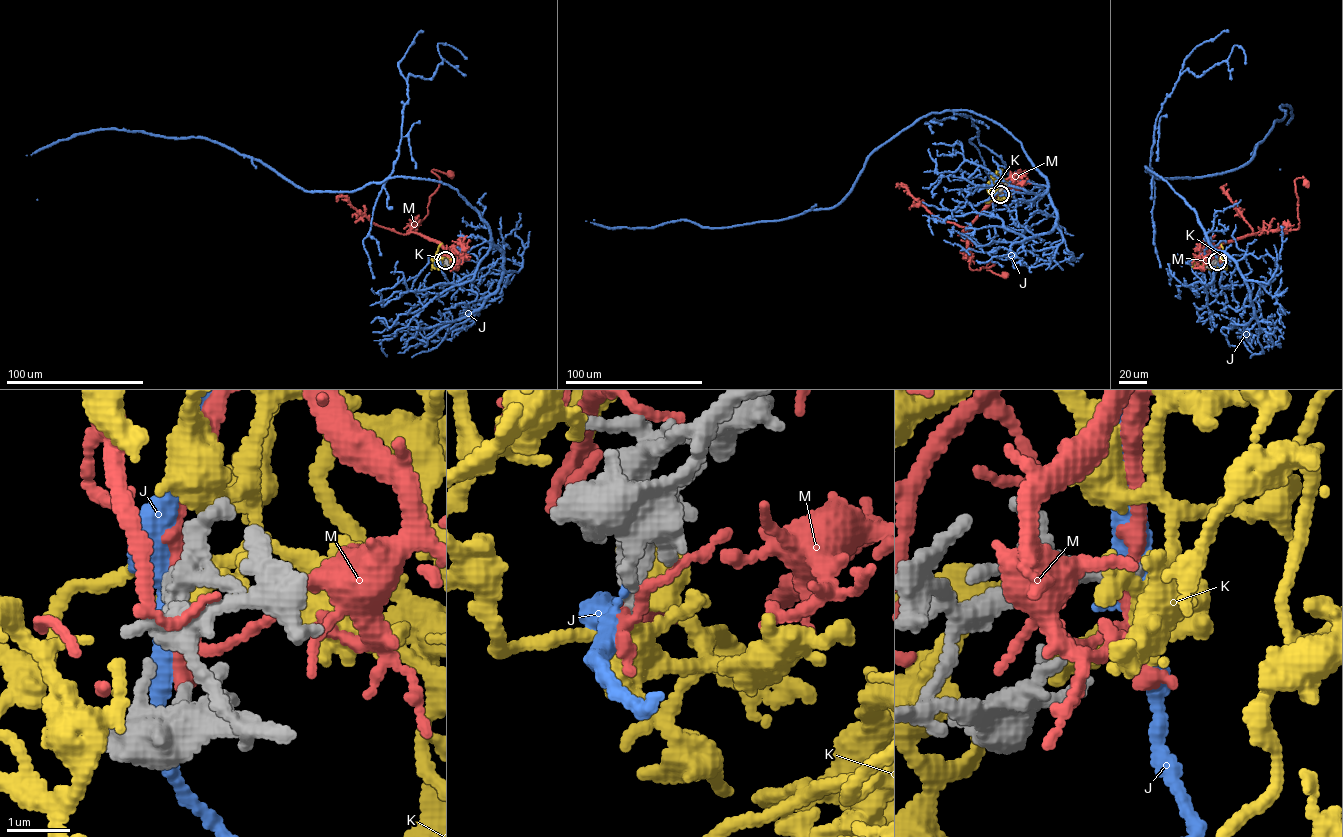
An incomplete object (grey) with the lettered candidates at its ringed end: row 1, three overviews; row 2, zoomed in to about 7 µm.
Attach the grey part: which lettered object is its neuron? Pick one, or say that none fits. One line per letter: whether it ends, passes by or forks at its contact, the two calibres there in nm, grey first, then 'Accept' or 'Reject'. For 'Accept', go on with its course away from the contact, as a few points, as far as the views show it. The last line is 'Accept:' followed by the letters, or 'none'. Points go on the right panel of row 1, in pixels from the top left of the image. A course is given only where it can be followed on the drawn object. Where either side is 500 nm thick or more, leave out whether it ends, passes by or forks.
J: It passes by. Thickness 260 nm (grey) against 420 nm. Reject
K: It forks there. Thickness 240 nm (grey) against 400 nm. Accept. Its course: (1217, 261), (1224, 257), (1220, 244), (1218, 246), (1226, 270)
M: It forks there. Thickness 260 nm (grey) against 170 nm. Reject
Accept: K

